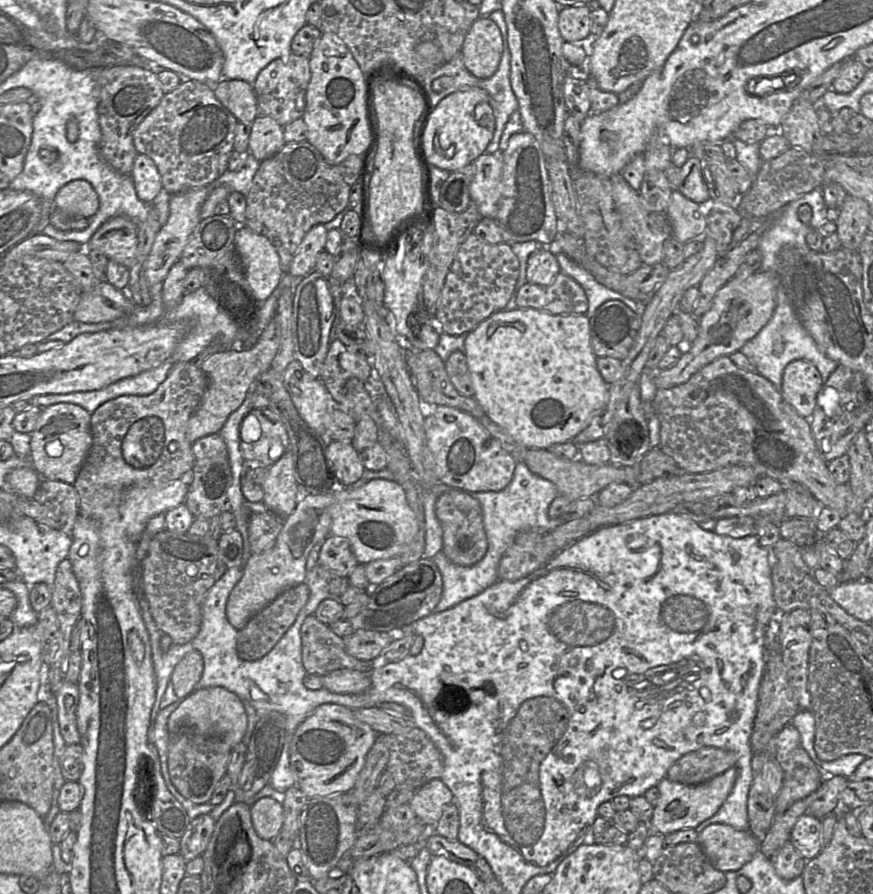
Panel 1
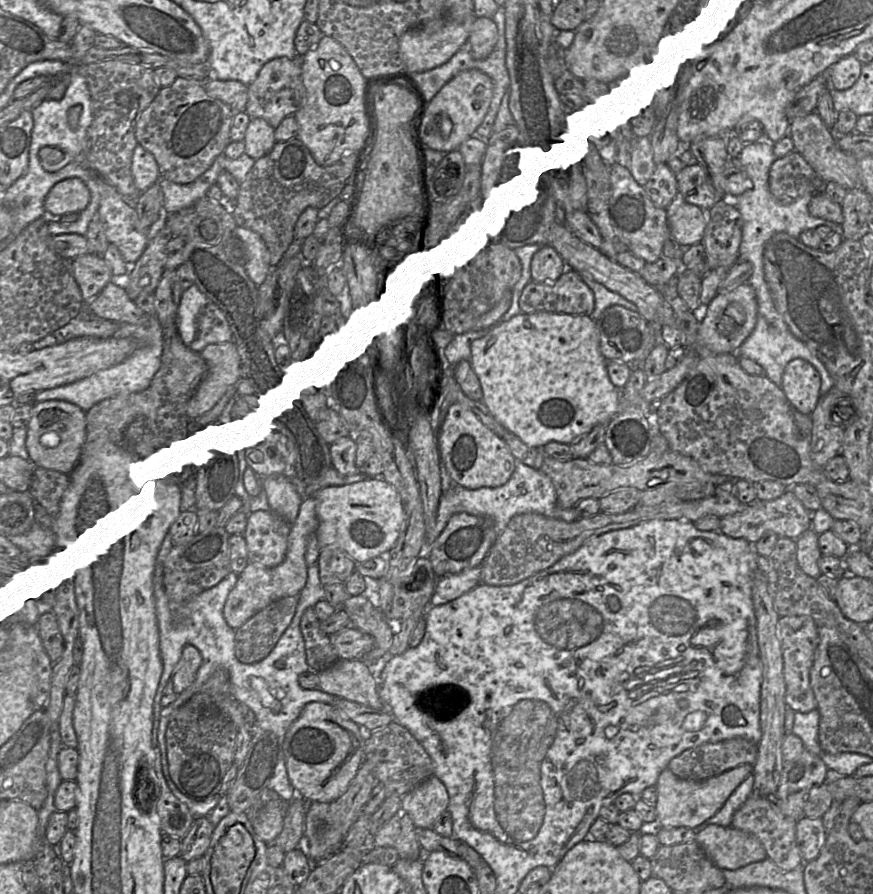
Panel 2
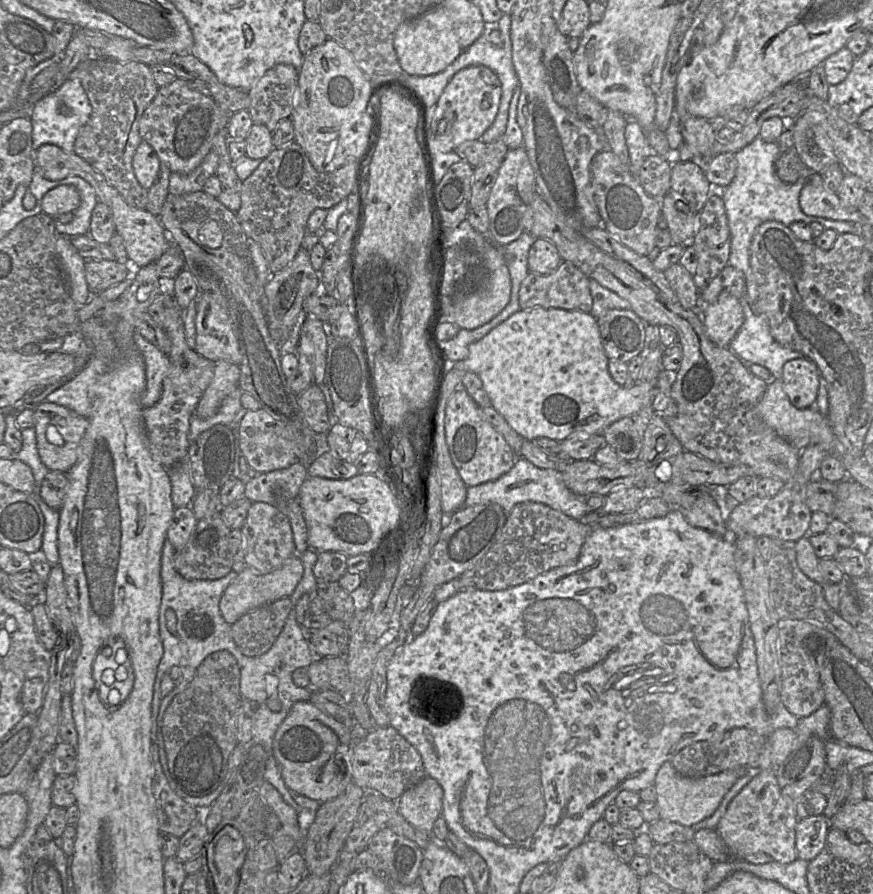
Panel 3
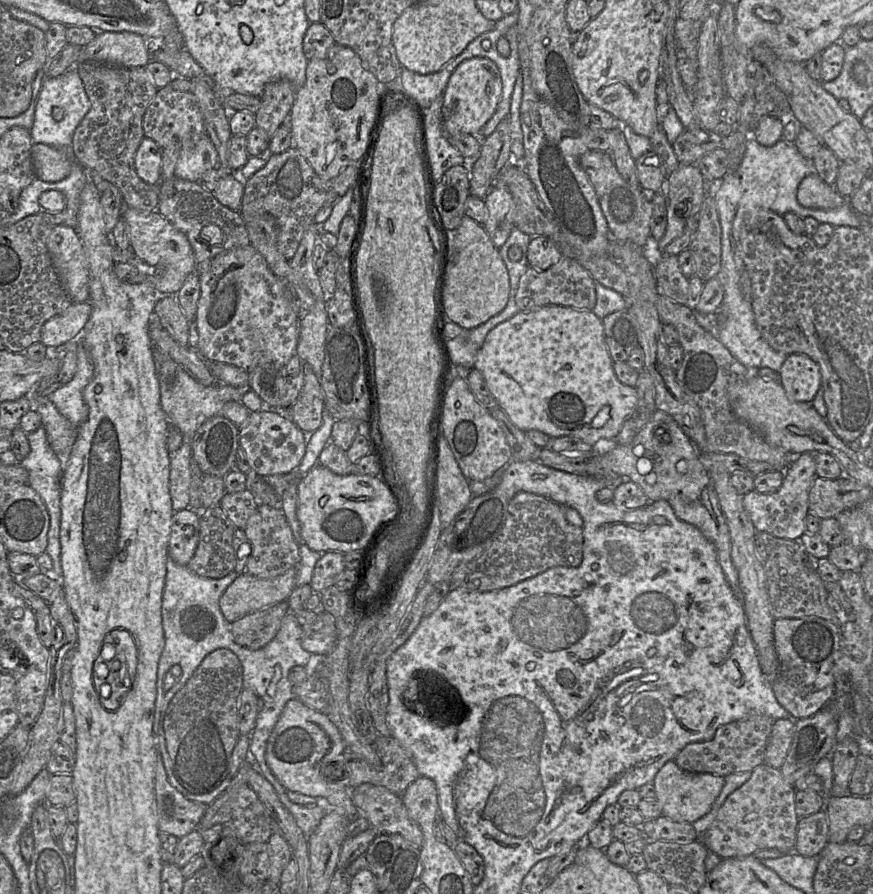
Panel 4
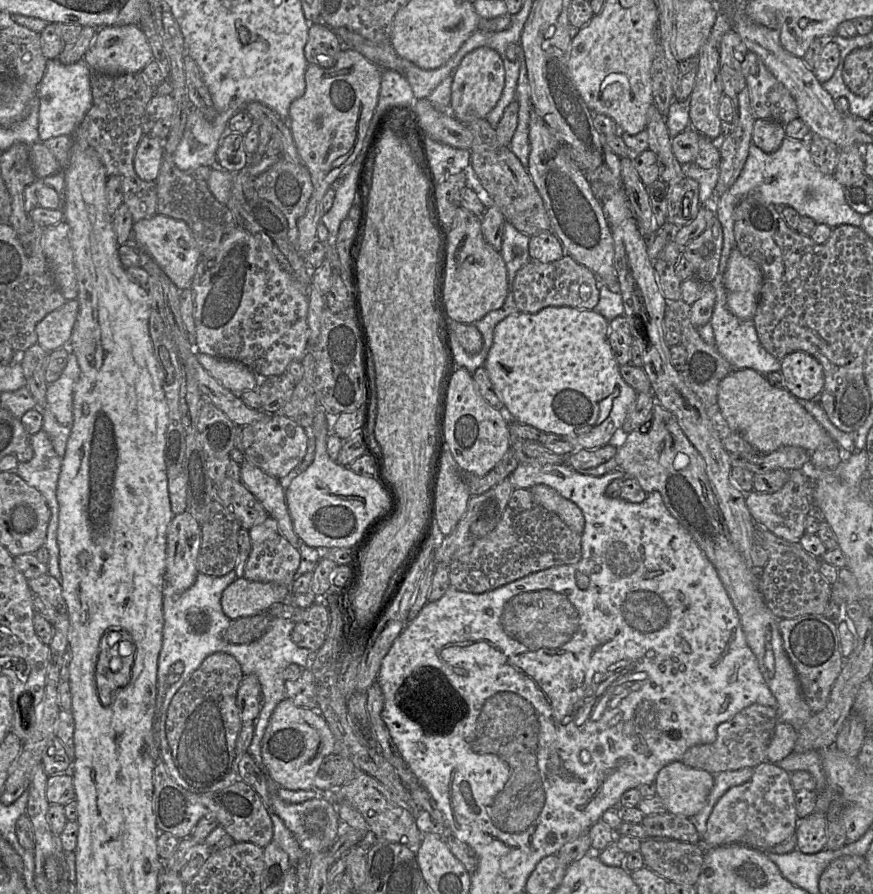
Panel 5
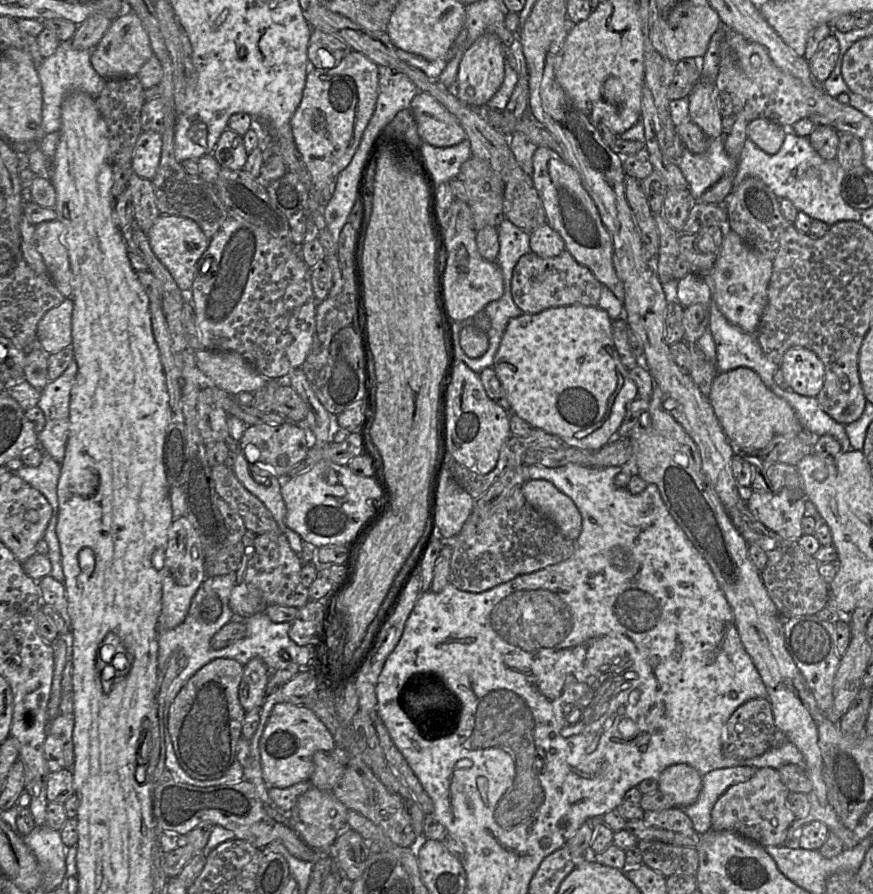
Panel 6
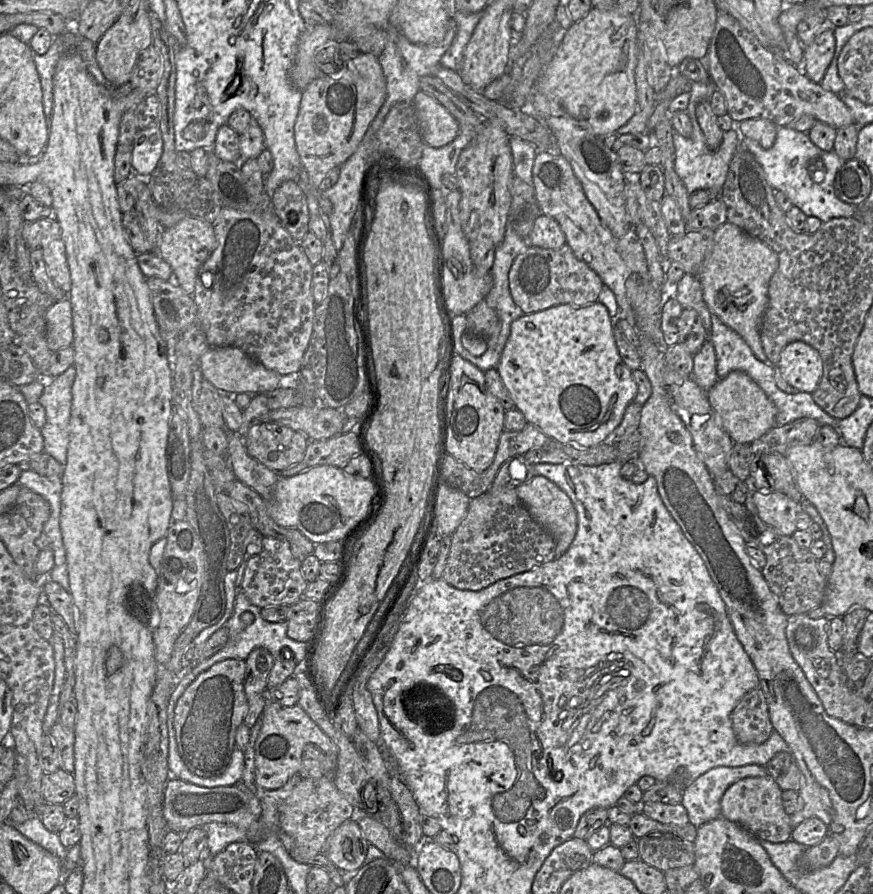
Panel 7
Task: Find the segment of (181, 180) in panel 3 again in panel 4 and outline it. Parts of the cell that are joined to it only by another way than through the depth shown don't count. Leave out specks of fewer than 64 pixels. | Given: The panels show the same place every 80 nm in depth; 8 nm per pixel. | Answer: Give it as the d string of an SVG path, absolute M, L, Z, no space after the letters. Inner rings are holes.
M207 134L193 136L193 144L189 148L181 148L177 159L174 176L196 182L205 171L218 167L218 153Z

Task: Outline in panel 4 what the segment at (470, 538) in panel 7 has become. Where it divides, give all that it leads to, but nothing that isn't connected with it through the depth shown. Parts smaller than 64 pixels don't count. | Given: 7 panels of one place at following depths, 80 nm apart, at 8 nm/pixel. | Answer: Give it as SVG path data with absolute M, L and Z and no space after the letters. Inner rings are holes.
M519 492L508 505L503 529L477 558L453 571L451 588L492 591L512 586L555 566L579 566L583 559L583 529L571 524L562 506L529 492Z

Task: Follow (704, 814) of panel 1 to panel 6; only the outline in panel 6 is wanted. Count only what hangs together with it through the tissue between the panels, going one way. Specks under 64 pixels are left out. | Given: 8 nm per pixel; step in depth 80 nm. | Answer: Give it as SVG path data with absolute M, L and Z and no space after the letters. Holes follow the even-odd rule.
M674 764L661 772L657 781L658 790L670 797L675 807L685 808L697 800L702 777L688 764Z

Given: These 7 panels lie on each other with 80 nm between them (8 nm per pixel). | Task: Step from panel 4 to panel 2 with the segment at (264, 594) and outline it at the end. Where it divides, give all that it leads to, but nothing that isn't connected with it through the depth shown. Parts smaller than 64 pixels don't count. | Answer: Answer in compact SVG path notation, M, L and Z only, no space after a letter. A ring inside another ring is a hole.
M306 495L302 499L297 518L291 524L287 552L283 562L274 567L265 567L249 561L239 574L238 580L229 592L223 608L225 620L231 627L237 630L257 611L277 599L300 594L308 577L308 565L305 561L308 540L311 534L315 534L317 527L318 516L314 495Z

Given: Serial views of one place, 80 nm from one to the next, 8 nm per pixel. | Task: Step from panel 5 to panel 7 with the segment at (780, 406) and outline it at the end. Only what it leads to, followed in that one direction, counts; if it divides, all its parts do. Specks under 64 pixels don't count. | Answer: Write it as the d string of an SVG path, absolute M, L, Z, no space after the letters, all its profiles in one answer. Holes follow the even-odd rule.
M732 371L719 379L707 392L707 397L722 428L734 443L751 444L776 424L777 409L775 405L758 384L742 371Z

